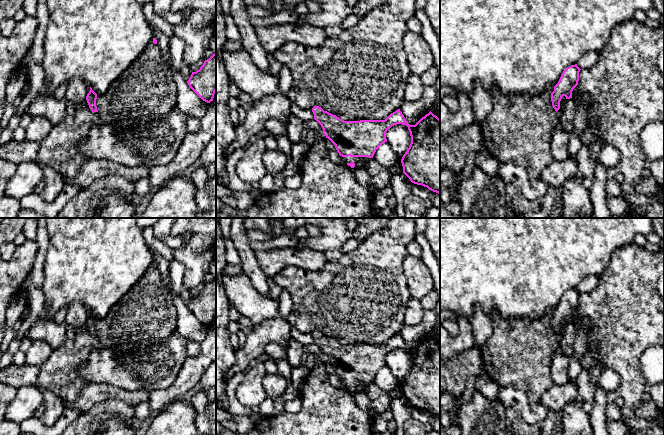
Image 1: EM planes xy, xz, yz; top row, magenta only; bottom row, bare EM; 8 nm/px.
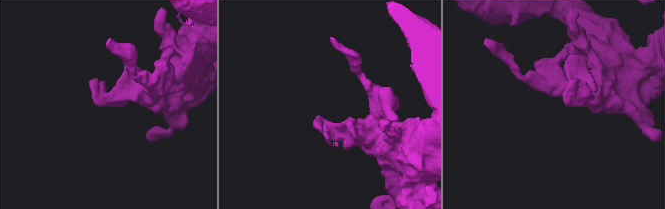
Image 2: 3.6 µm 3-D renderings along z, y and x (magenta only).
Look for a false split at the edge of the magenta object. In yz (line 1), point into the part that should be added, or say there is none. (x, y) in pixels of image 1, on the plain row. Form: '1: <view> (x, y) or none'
1: none

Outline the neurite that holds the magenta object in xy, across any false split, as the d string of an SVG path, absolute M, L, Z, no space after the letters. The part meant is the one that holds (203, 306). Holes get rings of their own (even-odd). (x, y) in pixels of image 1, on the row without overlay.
M216 277L205 284L187 305L189 311L205 326L213 325L216 316Z

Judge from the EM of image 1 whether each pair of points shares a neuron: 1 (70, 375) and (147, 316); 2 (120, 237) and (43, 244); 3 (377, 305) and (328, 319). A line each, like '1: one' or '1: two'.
1: one
2: two
3: one

